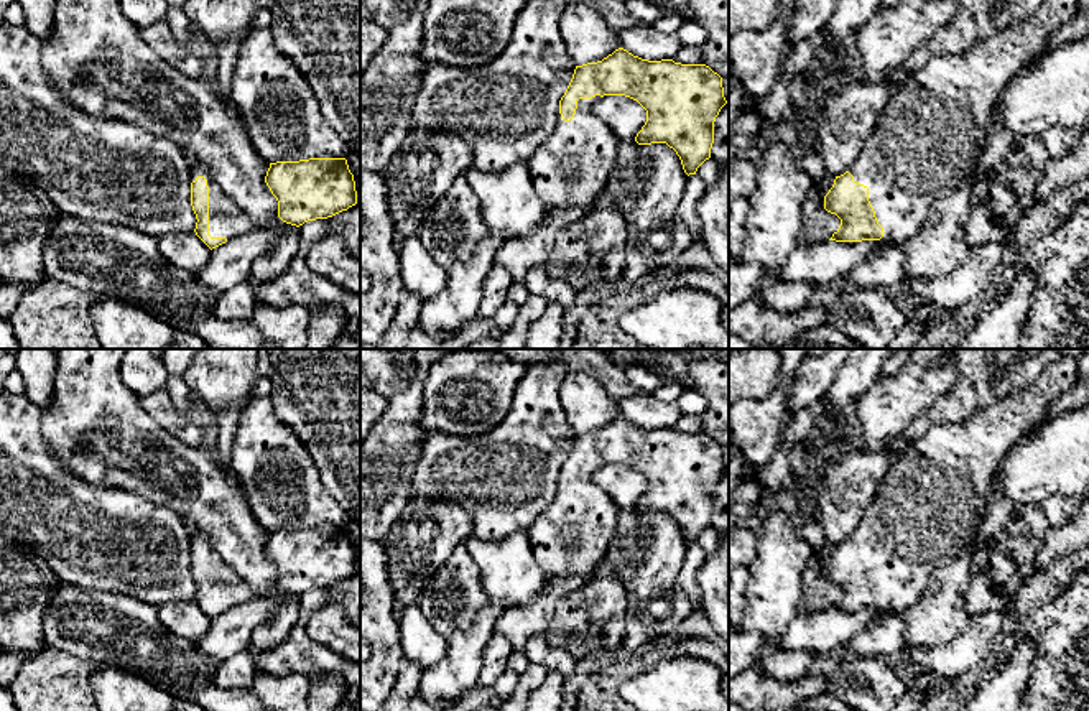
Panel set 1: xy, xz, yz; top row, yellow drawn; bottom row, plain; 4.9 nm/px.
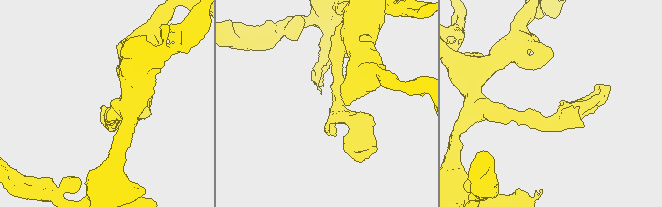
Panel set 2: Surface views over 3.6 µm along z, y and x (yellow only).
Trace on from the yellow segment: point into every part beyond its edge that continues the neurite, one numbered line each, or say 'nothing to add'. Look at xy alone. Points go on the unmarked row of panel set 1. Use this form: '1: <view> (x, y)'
1: xy (226, 588)

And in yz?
1: yz (928, 509)

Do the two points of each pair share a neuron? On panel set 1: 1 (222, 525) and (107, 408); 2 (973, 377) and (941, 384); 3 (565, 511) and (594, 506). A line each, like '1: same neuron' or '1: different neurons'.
1: same neuron
2: different neurons
3: same neuron

